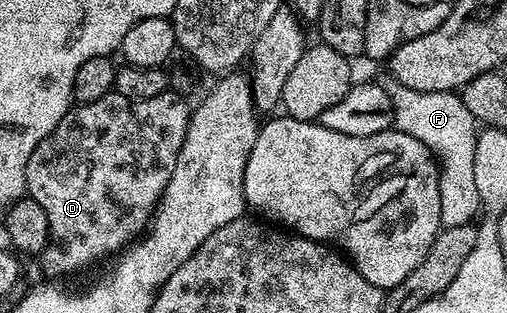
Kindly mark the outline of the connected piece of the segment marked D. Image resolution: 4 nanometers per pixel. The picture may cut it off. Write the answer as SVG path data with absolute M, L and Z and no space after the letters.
M114 91L103 99L95 99L95 103L74 104L67 116L55 127L55 131L51 131L51 135L44 137L39 143L39 147L35 147L35 151L31 151L31 159L27 159L27 171L25 172L25 191L28 196L35 199L35 203L39 203L39 207L43 207L43 215L47 215L49 241L45 245L45 250L39 255L39 261L41 261L42 267L53 276L50 278L61 279L57 277L65 277L68 273L77 273L80 269L85 269L88 265L103 260L104 257L110 256L109 258L112 258L122 249L132 245L146 232L156 207L161 202L163 191L171 179L171 171L175 171L175 163L179 159L183 139L189 130L191 105L188 105L181 97L184 96L167 91L163 95L155 95L155 99L129 101Z

